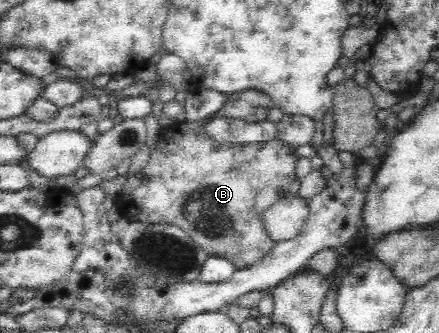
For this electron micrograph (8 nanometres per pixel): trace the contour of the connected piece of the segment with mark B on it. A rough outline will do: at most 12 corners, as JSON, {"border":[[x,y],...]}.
{"border":[[264,92],[164,128],[112,203],[251,267],[262,211],[299,157],[278,138],[218,142],[212,118],[264,121]]}

